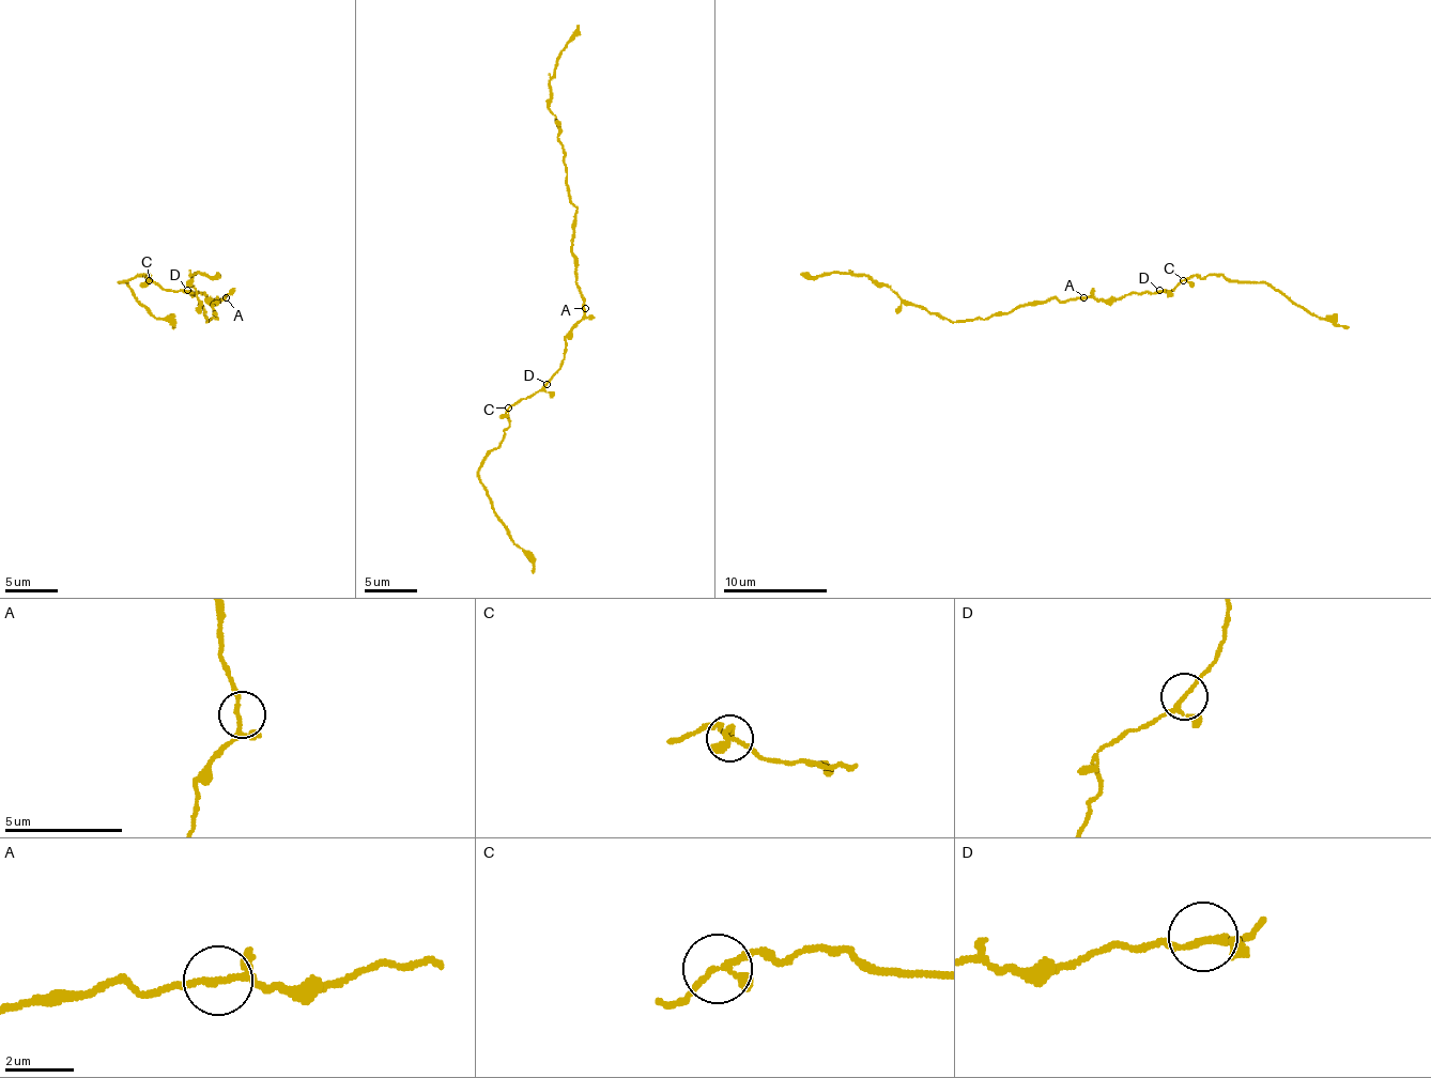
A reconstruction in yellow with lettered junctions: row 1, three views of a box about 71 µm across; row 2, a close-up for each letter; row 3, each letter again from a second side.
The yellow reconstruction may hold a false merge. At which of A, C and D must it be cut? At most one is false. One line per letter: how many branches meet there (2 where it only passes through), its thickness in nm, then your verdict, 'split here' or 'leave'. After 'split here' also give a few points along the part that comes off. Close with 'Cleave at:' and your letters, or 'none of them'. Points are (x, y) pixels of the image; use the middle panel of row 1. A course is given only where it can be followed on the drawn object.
A: 3 | 150 nm | leave
C: 3 | 150 nm | leave
D: 3 | 150 nm | leave
Cleave at: none of them

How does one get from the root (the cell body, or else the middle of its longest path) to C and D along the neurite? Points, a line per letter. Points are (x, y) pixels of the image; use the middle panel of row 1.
C: (580, 319), (565, 347), (562, 366), (534, 394), (507, 406)
D: (580, 319), (565, 347), (565, 360), (559, 370), (547, 384)

